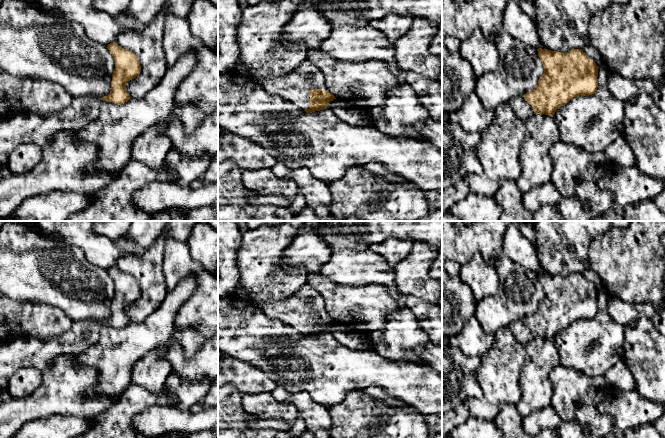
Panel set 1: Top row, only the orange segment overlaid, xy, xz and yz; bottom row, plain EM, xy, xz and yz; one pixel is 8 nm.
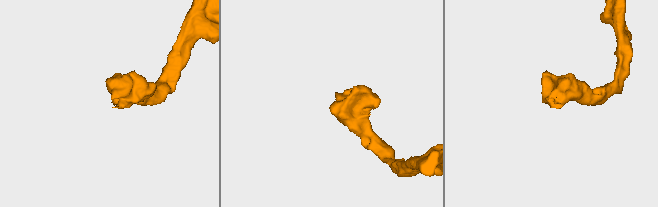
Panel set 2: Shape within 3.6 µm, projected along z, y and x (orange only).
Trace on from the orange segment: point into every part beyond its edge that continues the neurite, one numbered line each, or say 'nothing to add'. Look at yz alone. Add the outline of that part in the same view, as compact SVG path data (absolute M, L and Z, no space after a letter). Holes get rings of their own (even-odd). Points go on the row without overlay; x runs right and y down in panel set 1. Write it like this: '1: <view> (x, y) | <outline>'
1: yz (523, 334) | M523 320L513 322L507 326L513 333L518 342L526 345L534 338L533 331L525 324Z

